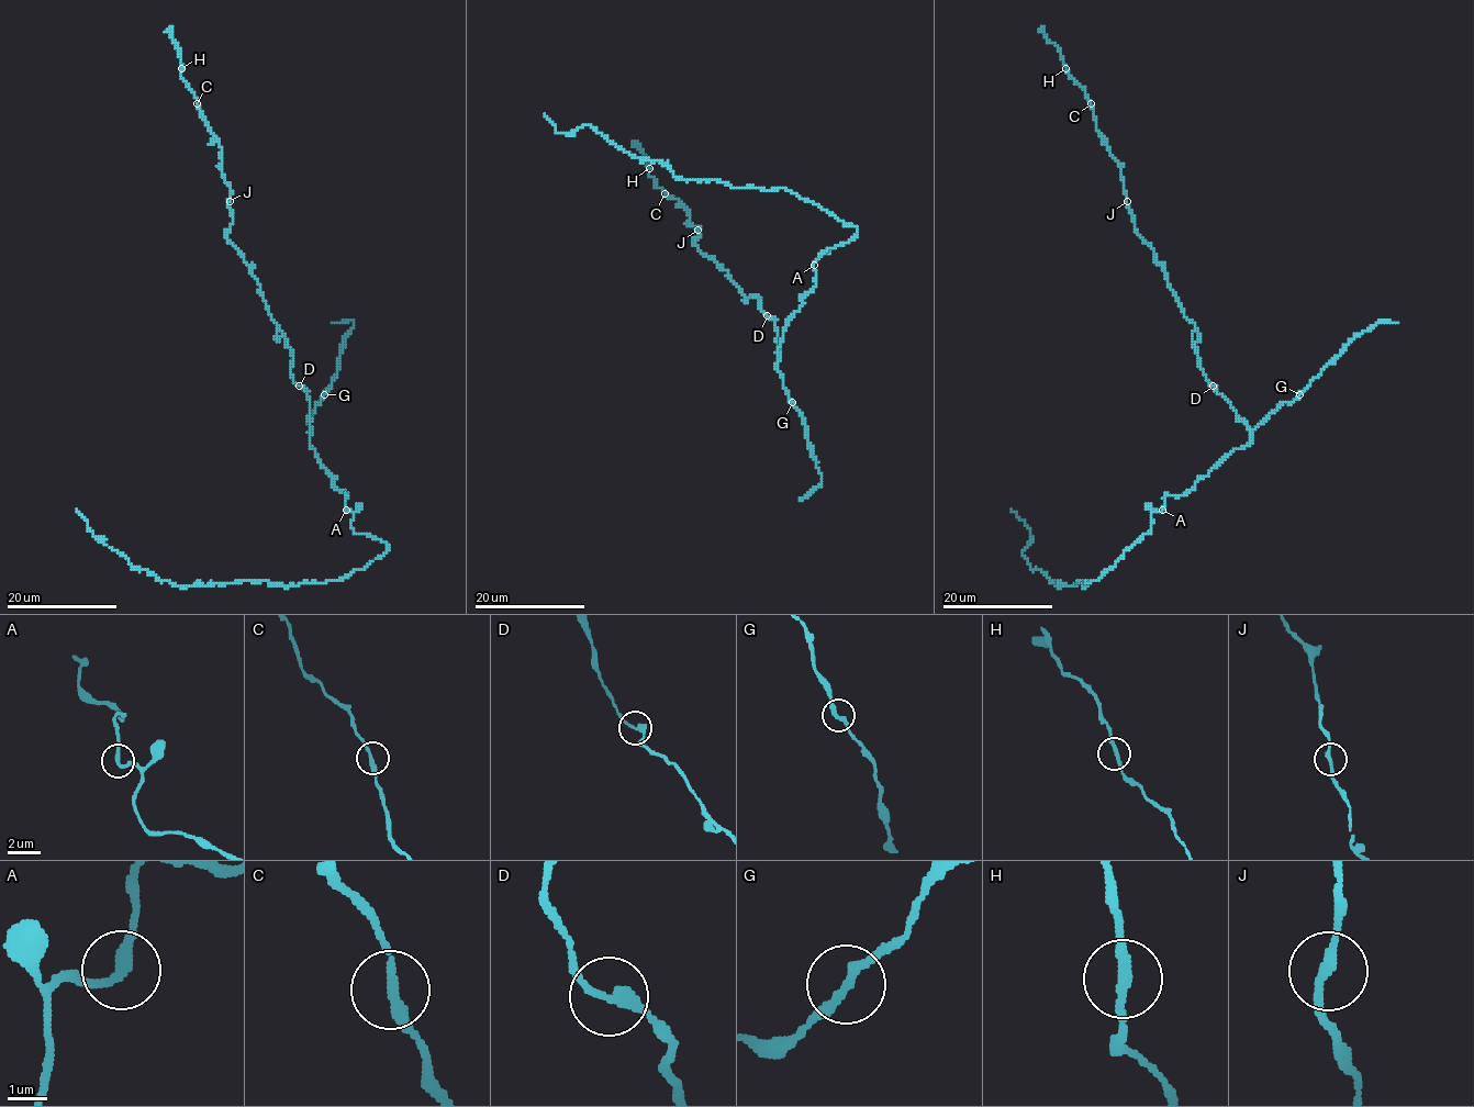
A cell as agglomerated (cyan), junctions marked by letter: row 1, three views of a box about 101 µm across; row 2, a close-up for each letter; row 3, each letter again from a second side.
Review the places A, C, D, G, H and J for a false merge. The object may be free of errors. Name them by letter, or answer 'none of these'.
none of these

